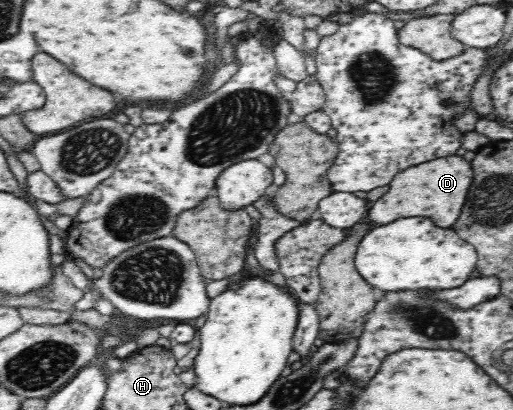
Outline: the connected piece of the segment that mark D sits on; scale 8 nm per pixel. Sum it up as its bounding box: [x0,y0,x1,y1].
[367,154,474,227]

